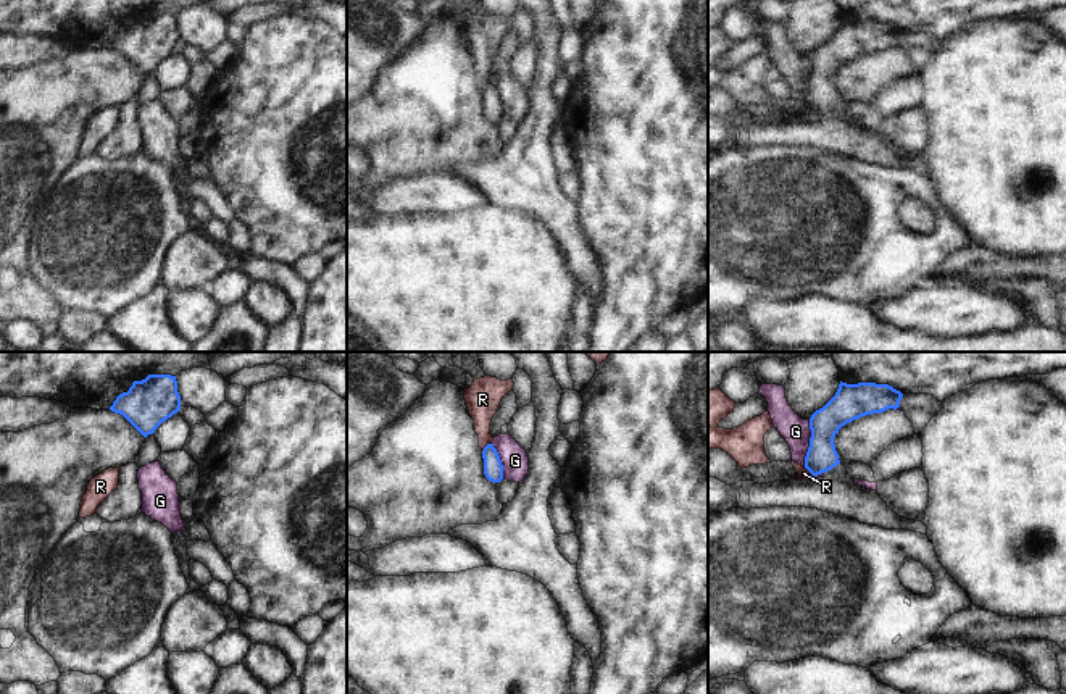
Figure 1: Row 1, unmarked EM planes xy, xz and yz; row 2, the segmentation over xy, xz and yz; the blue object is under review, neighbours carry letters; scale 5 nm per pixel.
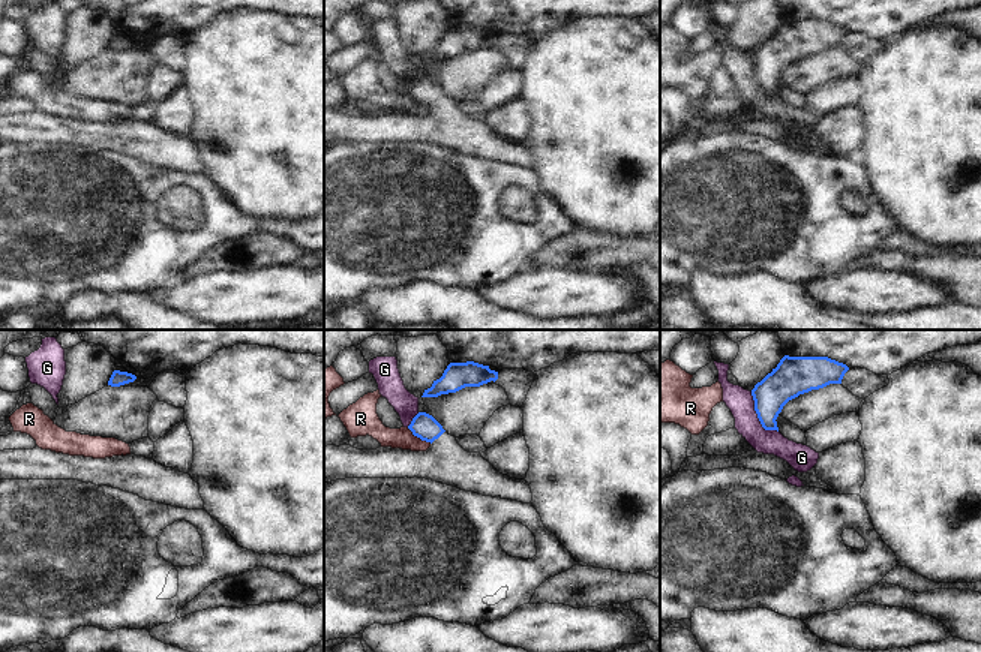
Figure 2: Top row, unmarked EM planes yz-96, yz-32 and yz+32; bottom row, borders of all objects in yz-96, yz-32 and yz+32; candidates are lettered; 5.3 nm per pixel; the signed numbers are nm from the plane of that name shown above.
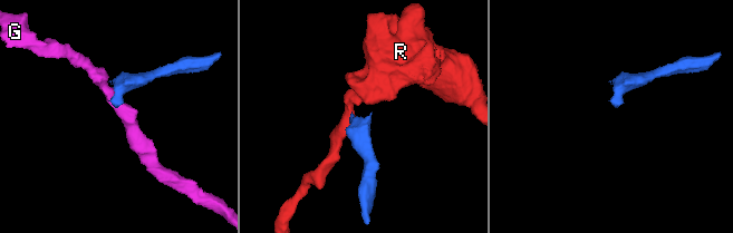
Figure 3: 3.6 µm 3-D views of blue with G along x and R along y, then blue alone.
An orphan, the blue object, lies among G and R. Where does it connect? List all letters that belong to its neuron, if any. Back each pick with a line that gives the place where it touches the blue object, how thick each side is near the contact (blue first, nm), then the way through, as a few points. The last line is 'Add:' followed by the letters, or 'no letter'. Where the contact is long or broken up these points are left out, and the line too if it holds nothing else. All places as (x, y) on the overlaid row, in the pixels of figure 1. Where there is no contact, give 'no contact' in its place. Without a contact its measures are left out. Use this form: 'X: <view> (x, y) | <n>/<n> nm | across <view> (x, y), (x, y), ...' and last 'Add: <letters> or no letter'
Add: no letter

